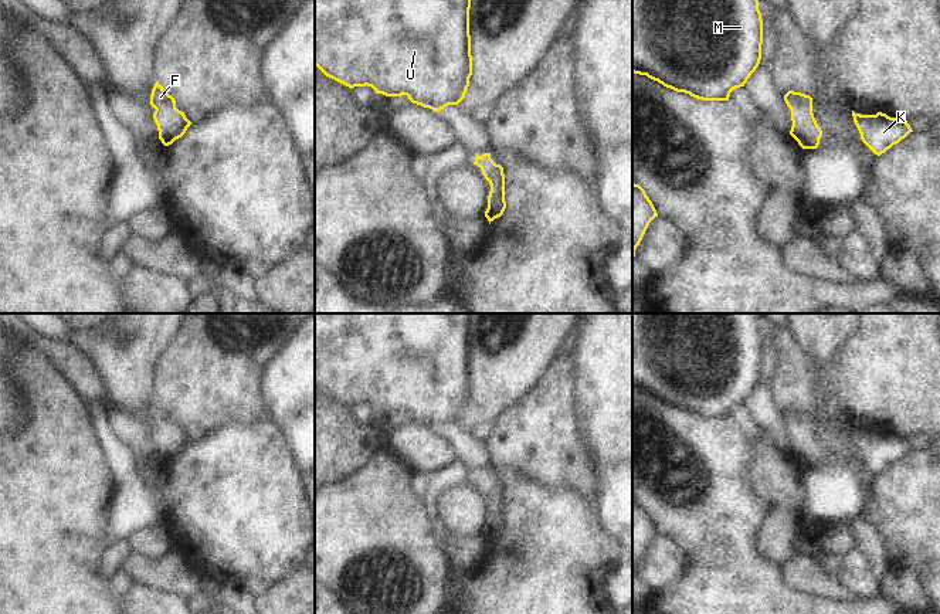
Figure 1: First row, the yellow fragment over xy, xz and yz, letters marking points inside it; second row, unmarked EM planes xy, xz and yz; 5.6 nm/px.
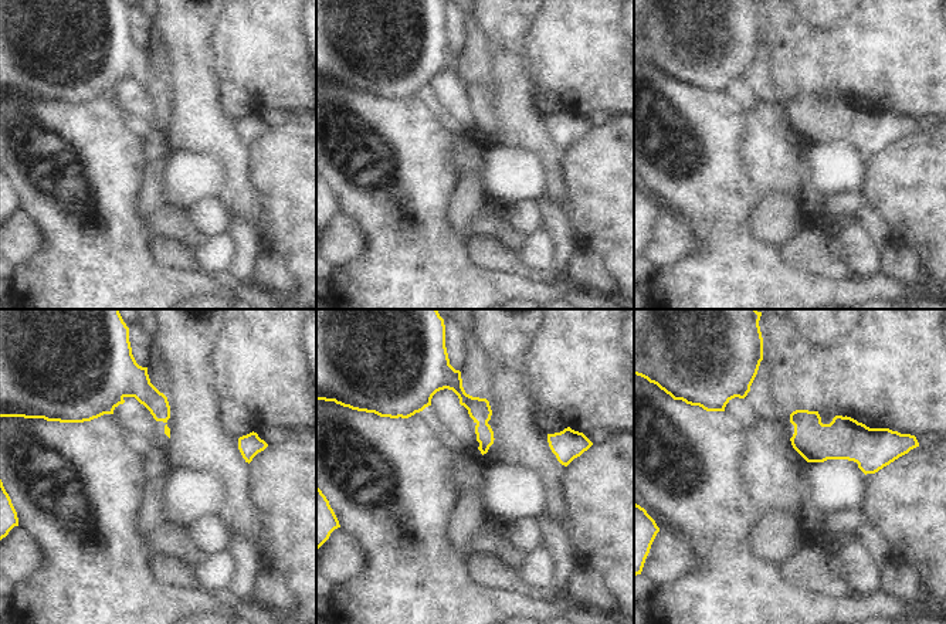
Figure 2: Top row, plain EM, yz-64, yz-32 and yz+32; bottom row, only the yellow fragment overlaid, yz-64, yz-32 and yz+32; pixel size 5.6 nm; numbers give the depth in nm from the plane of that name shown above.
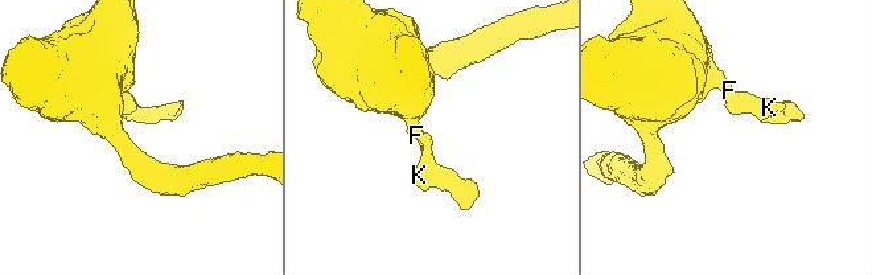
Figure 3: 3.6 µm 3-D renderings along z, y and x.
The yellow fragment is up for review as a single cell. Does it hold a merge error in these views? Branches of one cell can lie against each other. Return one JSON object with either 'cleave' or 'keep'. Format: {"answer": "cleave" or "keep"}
{"answer": "keep"}

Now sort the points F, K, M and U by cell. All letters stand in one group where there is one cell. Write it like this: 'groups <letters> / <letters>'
groups F K M U

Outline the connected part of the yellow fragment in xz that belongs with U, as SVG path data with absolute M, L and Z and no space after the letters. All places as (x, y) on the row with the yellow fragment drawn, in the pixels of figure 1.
M315 0L315 65L349 86L371 86L386 96L407 95L435 112L458 105L472 75L471 0Z

